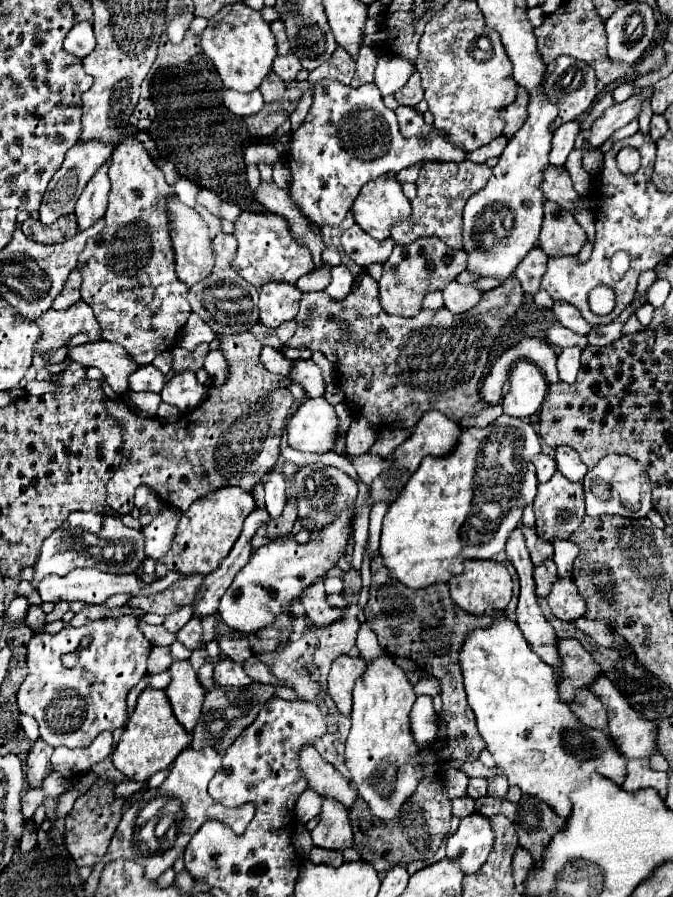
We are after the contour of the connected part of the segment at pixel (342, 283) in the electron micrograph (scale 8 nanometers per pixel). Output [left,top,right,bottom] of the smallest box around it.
[325,265,353,301]

